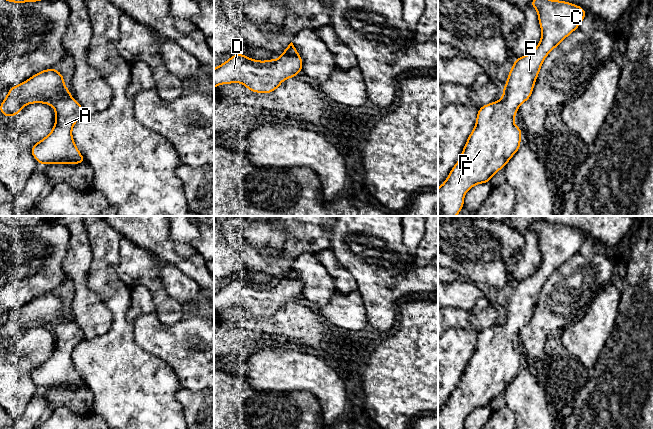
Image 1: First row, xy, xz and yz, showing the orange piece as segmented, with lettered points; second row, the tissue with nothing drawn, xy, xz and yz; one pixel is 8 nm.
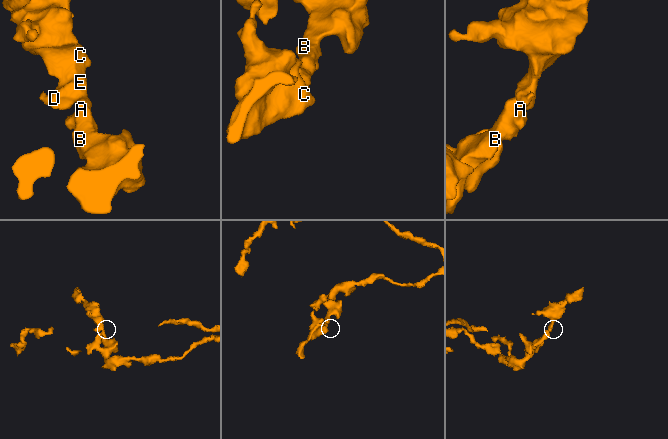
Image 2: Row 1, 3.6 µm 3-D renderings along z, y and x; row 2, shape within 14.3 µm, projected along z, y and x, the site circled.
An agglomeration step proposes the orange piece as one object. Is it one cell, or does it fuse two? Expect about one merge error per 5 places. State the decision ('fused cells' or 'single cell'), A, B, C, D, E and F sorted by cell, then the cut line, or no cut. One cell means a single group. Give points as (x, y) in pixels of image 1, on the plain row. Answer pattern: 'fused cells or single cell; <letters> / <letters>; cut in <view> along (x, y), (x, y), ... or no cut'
single cell; A B C D E F; no cut

